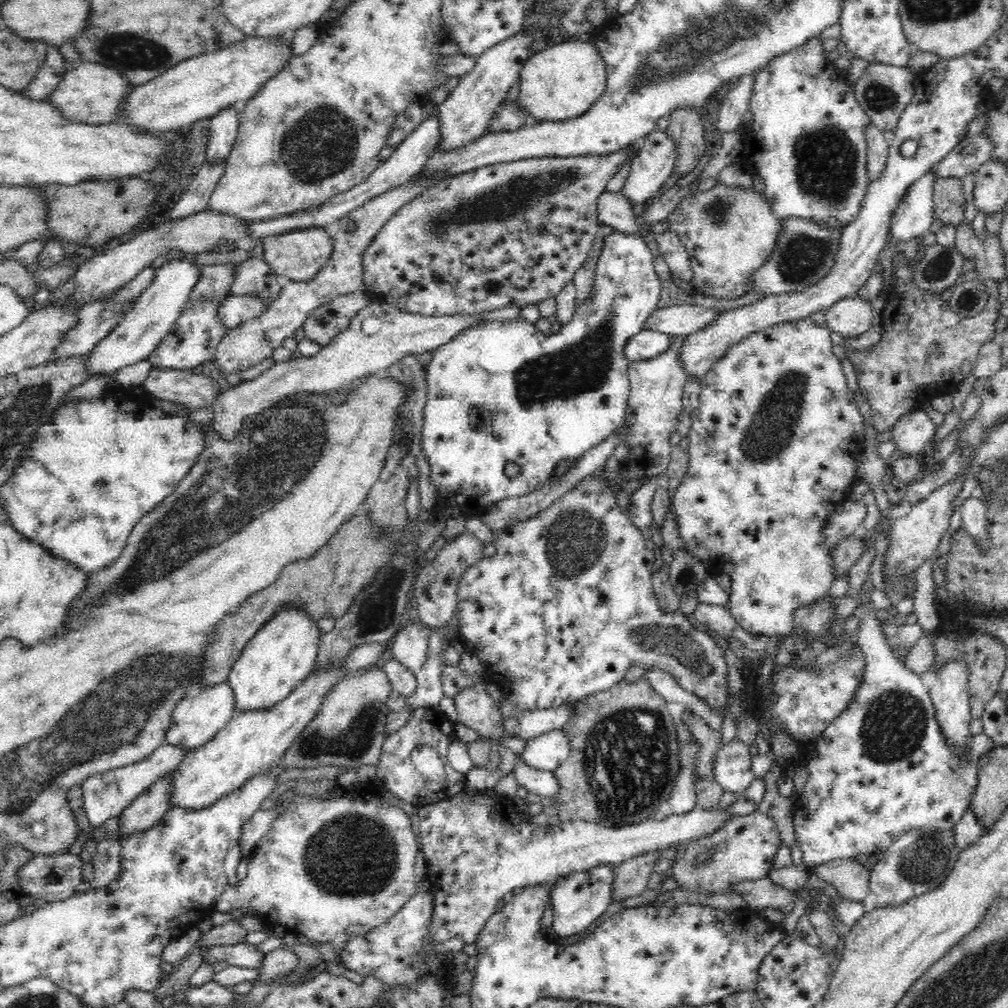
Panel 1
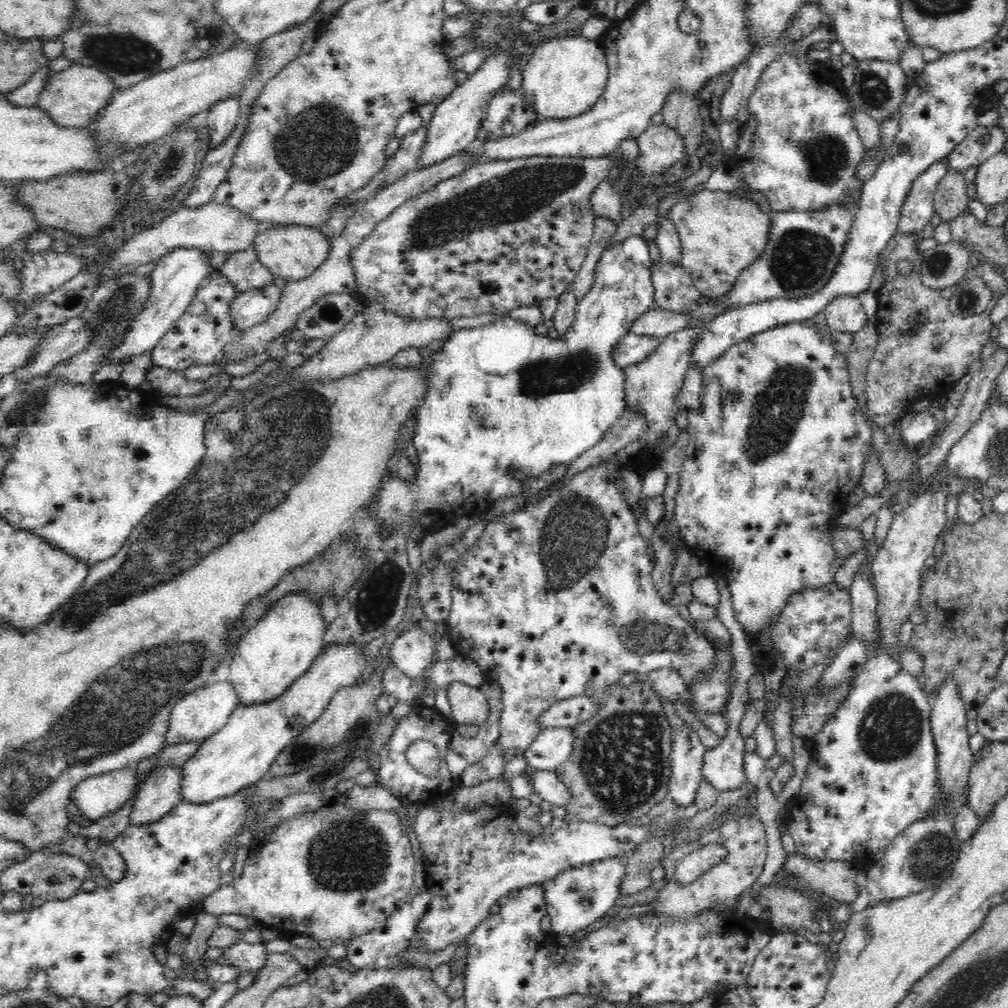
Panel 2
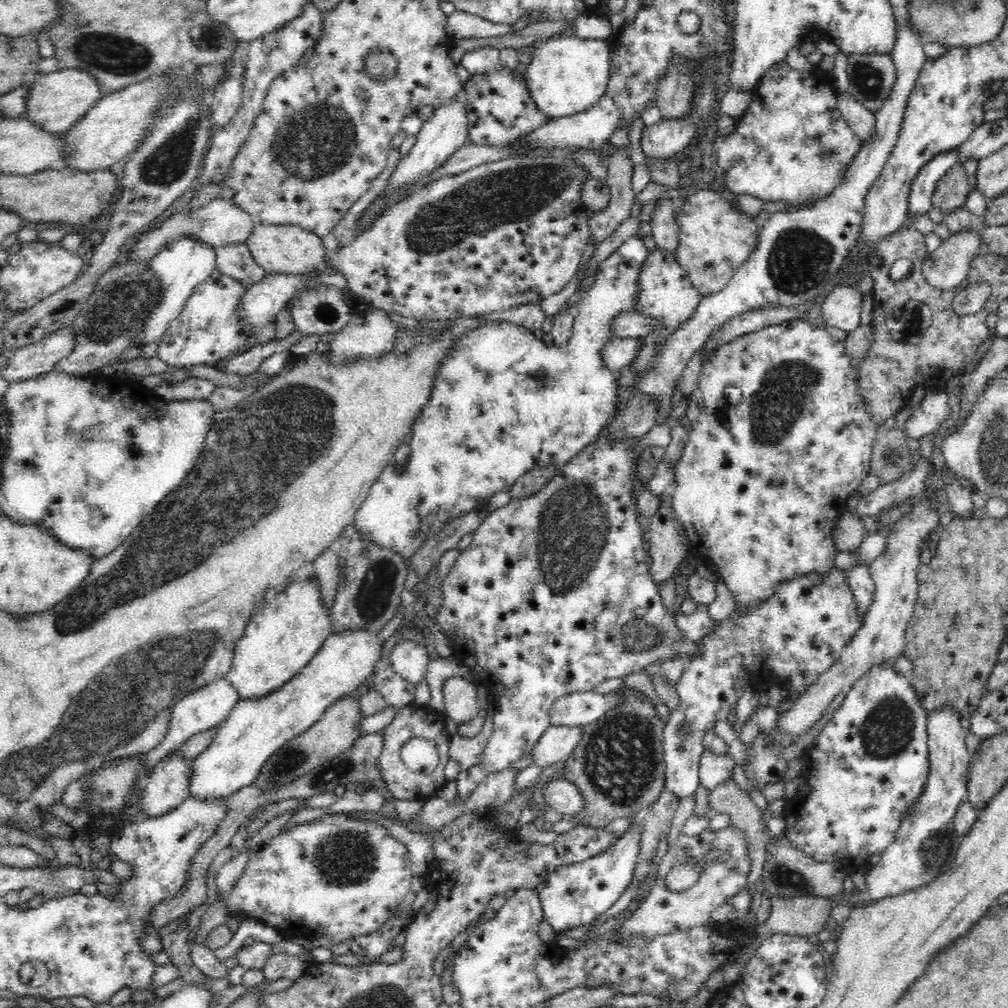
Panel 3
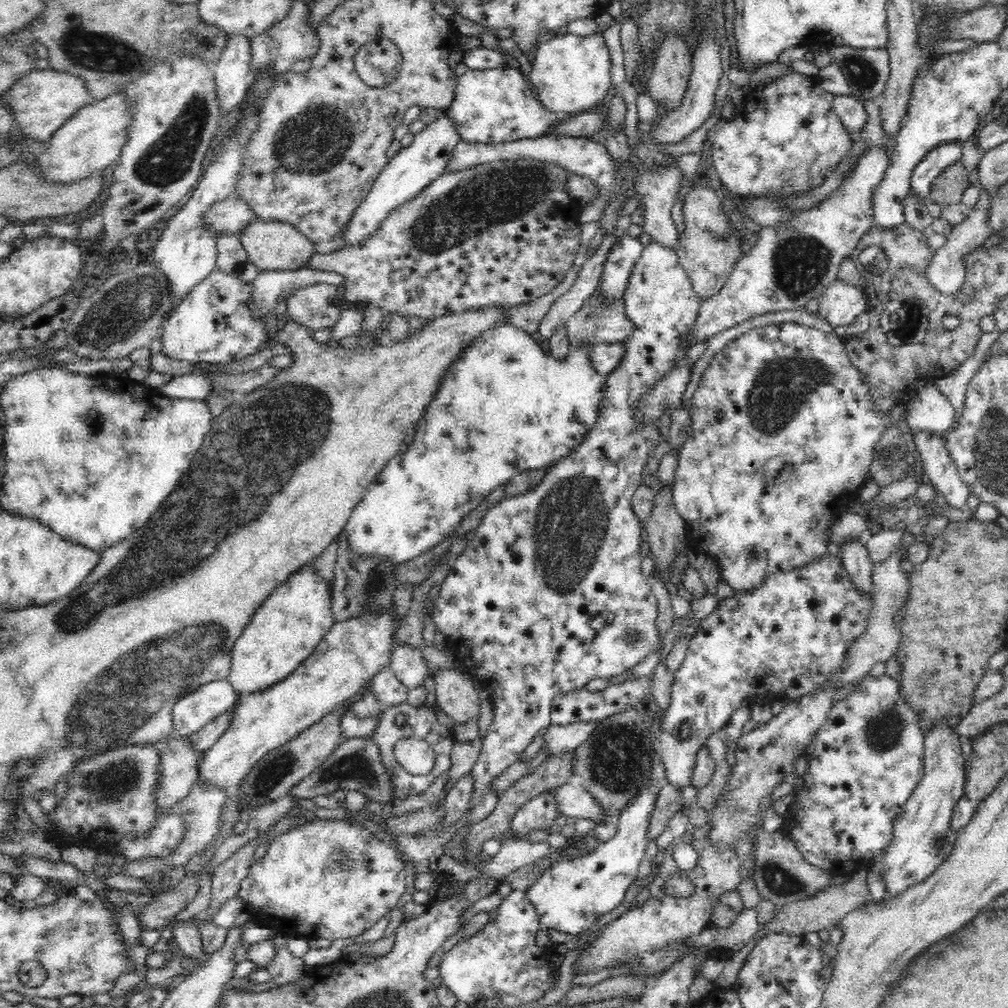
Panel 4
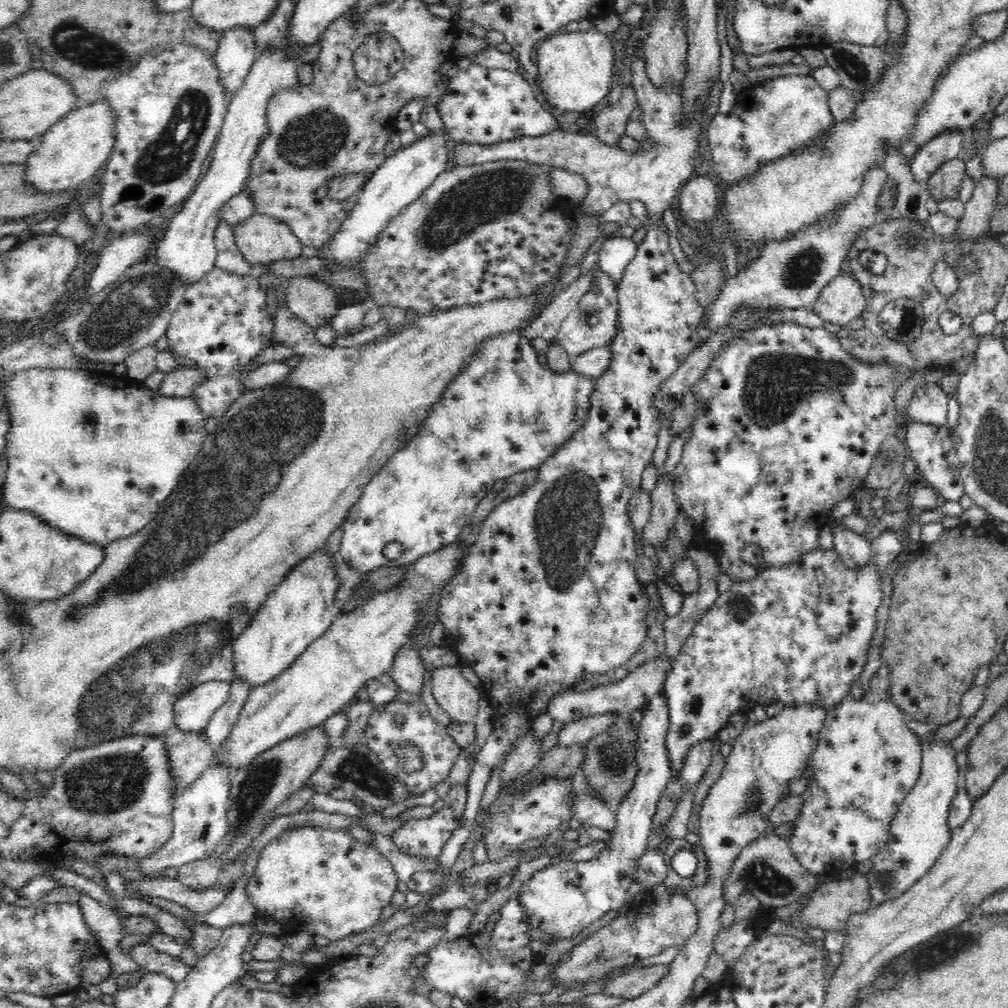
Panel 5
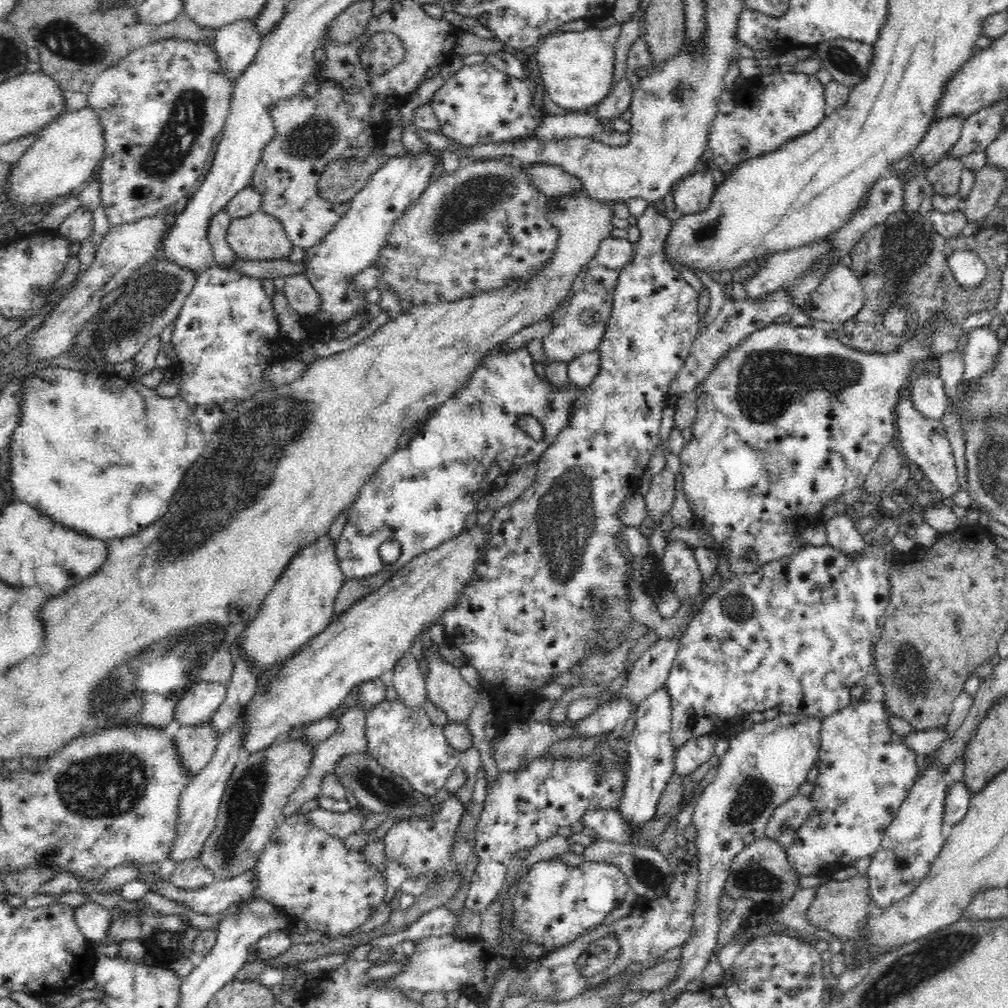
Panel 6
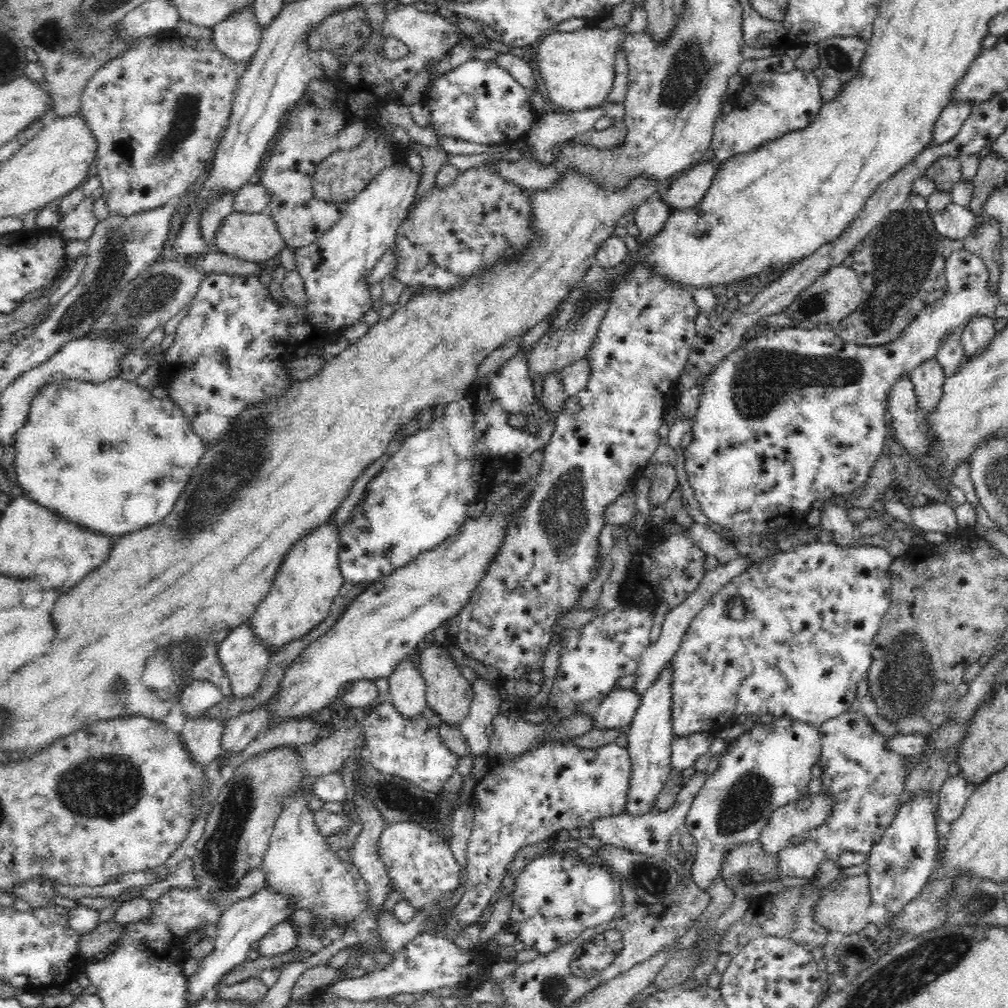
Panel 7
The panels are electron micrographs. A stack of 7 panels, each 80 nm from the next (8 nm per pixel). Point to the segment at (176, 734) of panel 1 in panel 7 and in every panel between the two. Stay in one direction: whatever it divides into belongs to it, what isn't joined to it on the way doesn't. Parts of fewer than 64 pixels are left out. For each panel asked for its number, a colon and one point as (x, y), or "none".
2: (200, 714)
3: (209, 706)
4: (195, 710)
5: (192, 712)
6: (200, 701)
7: (196, 697)

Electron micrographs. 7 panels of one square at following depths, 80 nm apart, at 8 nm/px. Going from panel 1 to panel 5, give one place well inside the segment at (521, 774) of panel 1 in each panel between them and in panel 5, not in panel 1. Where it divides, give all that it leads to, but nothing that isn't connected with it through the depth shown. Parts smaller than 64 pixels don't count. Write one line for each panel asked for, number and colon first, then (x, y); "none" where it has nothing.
2: (546, 784)
3: (563, 796)
4: (575, 803)
5: (591, 812)

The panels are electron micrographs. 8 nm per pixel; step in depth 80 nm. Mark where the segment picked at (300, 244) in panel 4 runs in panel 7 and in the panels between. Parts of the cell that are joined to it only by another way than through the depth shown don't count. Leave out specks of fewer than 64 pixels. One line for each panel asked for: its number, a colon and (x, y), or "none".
5: (261, 238)
6: (260, 237)
7: (254, 237)

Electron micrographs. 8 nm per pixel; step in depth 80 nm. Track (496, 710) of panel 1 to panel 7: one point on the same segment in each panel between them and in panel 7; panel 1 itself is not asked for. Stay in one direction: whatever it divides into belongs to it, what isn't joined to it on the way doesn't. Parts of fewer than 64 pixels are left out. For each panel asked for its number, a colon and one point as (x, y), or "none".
2: (469, 705)
3: (461, 700)
4: (456, 695)
5: (452, 691)
6: (446, 688)
7: (449, 694)

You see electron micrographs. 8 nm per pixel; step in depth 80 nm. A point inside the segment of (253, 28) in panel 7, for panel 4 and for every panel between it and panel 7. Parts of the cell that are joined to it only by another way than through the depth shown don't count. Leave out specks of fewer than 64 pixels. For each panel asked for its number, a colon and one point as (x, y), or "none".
4: (232, 70)
5: (236, 53)
6: (236, 44)

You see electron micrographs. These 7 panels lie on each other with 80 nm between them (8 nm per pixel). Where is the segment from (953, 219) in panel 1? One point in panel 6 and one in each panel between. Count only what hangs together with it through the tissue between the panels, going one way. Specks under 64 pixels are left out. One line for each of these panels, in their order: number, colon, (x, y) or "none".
2: (950, 199)
3: (951, 191)
4: (948, 187)
5: (945, 183)
6: (945, 176)

